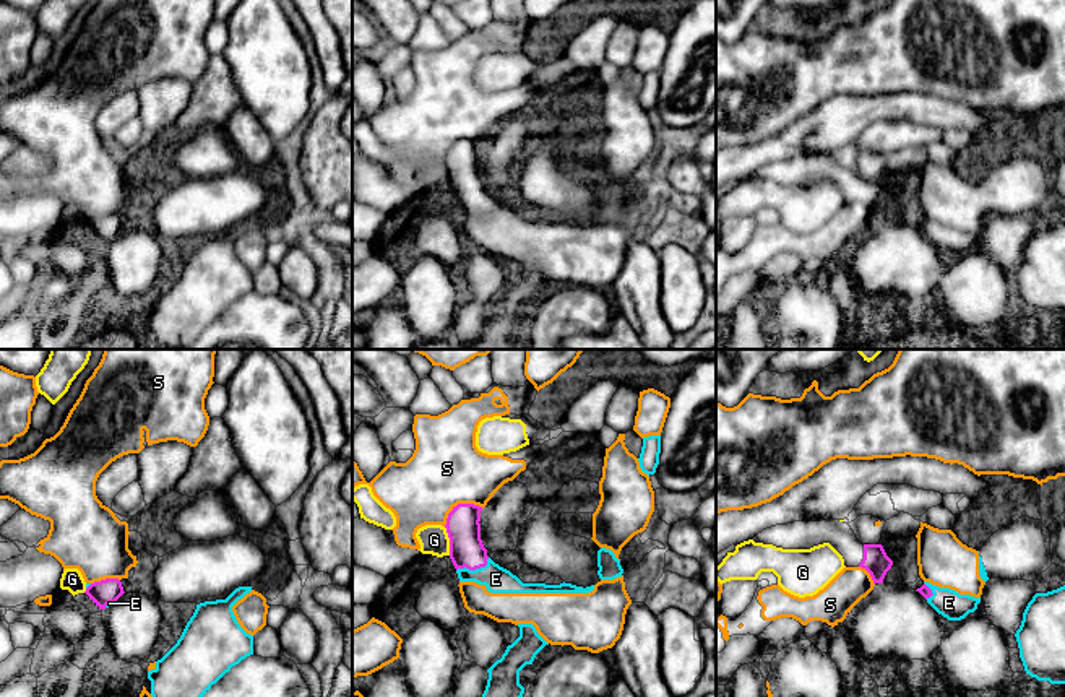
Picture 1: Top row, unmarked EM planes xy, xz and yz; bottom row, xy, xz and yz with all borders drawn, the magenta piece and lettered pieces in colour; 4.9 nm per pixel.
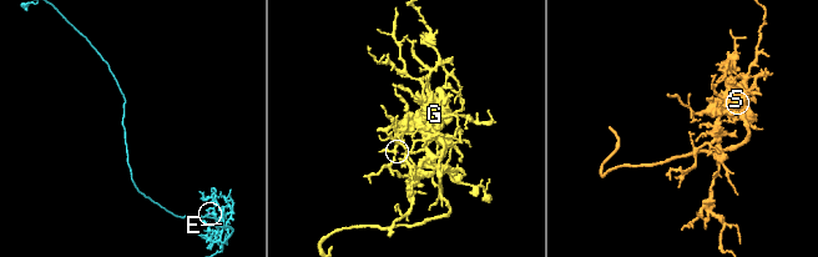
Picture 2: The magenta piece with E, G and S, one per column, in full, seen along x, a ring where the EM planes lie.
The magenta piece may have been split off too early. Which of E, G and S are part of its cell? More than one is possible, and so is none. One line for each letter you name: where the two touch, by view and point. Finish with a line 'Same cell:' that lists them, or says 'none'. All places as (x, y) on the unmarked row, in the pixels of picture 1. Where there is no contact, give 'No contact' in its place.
E: Touches magenta at xz (474, 205)
Same cell: E

